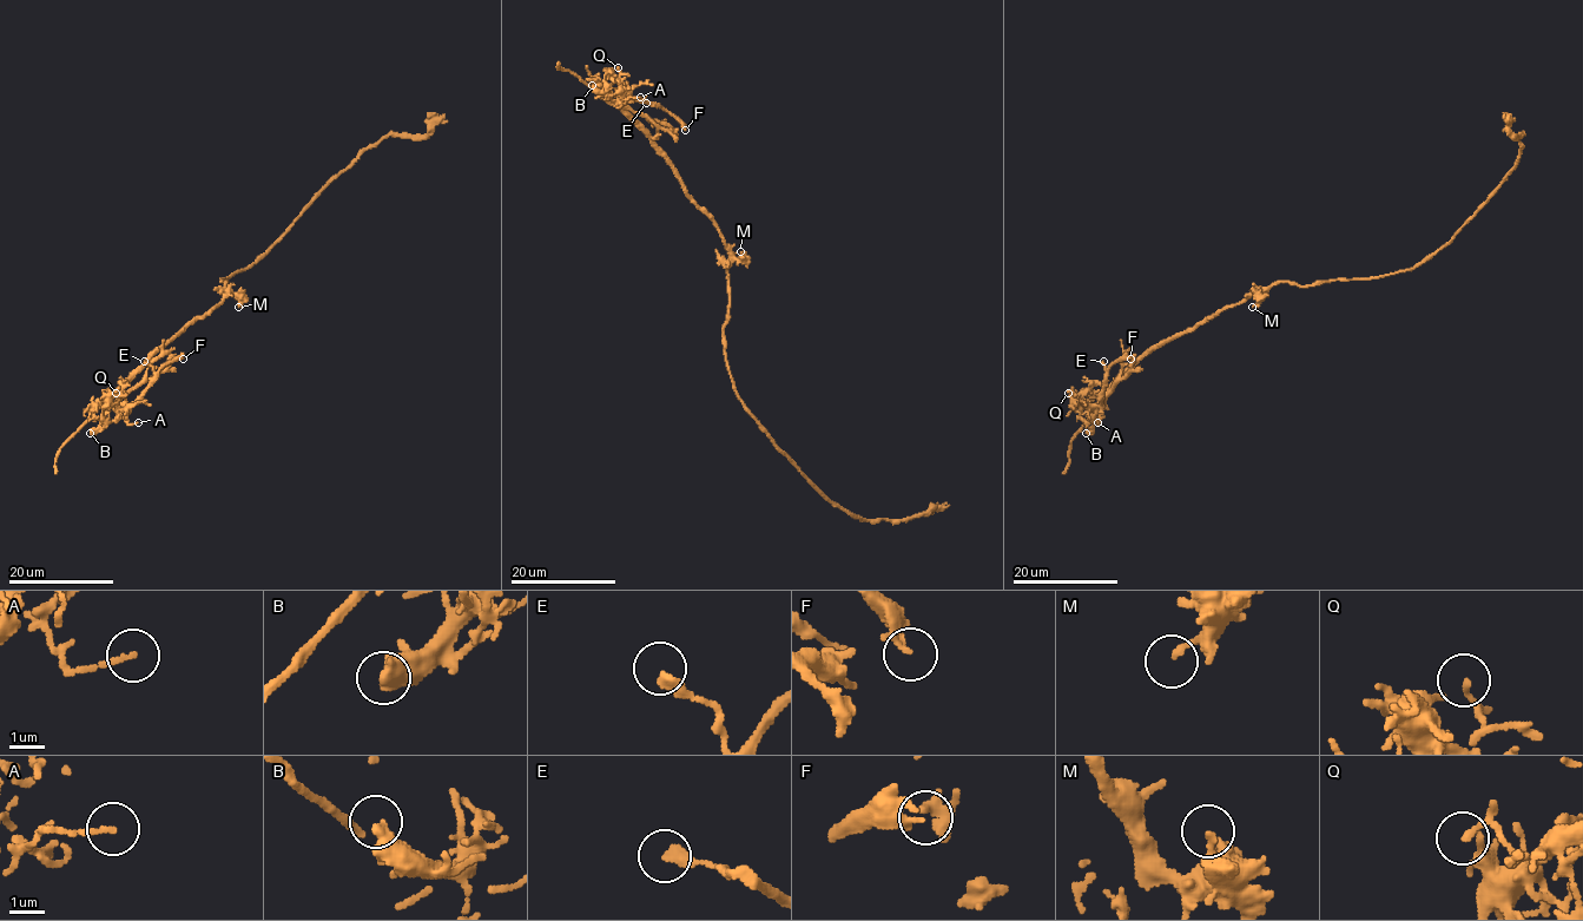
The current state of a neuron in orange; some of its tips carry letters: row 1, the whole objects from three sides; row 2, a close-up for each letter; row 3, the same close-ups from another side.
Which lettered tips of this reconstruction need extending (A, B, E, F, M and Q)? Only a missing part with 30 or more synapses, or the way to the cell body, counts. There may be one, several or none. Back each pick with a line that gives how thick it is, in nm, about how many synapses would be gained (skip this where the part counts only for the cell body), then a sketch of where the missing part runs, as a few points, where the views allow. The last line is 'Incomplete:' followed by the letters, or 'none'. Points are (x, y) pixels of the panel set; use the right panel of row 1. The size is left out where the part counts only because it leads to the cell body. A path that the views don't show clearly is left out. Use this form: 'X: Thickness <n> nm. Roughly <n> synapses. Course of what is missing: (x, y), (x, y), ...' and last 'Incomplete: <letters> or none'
Incomplete: none

